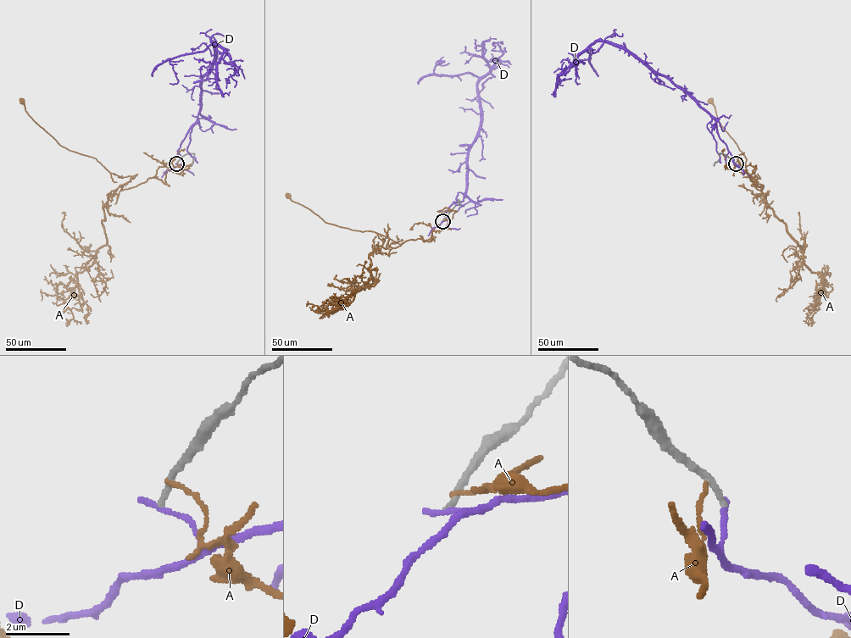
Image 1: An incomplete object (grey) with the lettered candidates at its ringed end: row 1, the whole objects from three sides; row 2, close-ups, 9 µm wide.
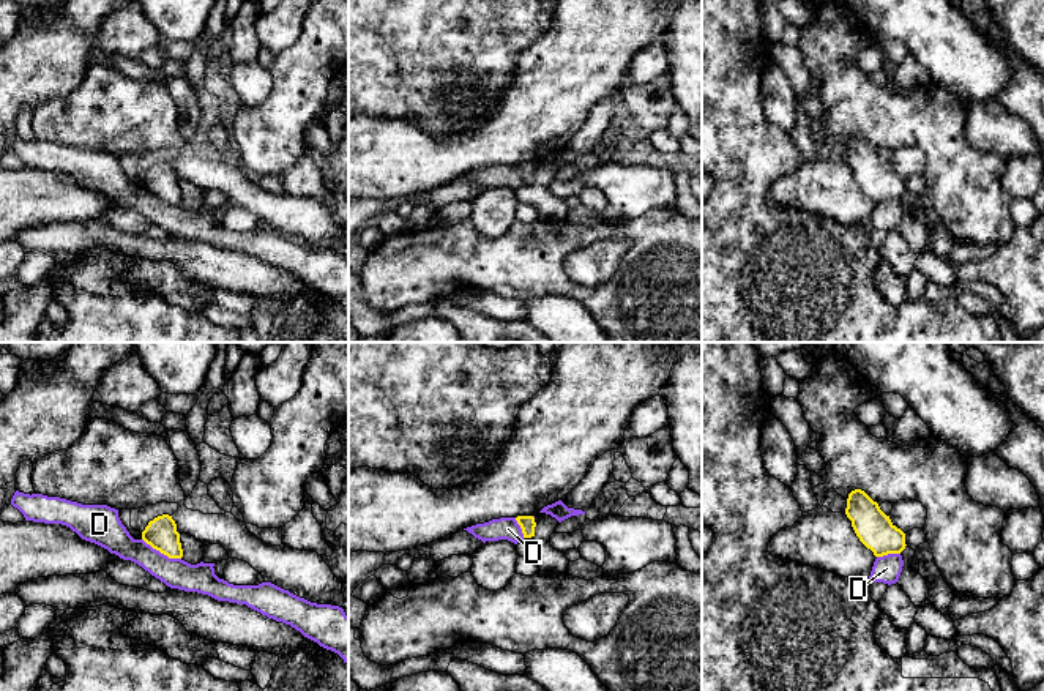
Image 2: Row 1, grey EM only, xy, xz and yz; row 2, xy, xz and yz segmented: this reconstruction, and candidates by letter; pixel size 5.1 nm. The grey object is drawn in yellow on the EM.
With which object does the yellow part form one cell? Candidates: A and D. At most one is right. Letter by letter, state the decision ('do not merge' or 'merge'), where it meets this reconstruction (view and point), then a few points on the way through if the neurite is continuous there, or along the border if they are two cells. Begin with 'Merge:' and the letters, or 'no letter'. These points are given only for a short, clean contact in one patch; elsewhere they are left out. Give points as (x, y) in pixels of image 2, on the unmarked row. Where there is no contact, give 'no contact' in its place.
Merge: no letter
A: do not merge; no contact
D: do not merge; meets yellow in xy at (161, 199); border along xy (142, 185), (169, 204), (180, 205)

